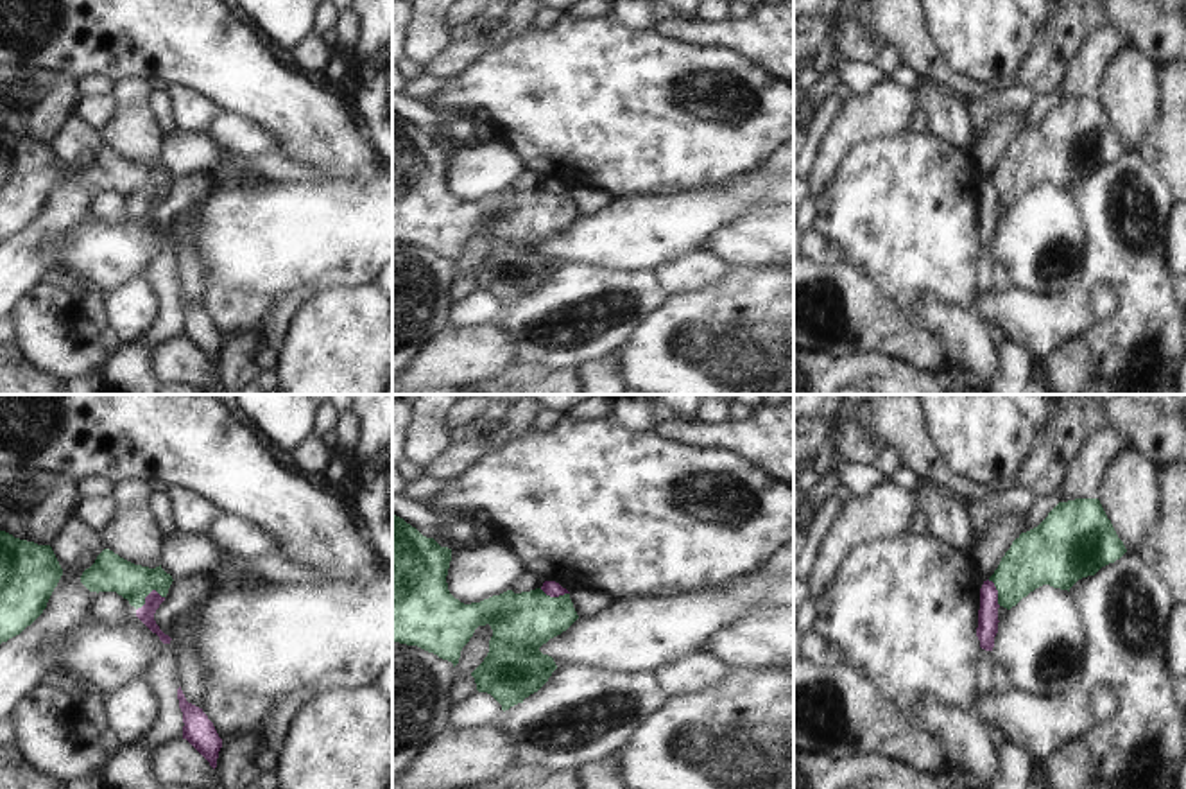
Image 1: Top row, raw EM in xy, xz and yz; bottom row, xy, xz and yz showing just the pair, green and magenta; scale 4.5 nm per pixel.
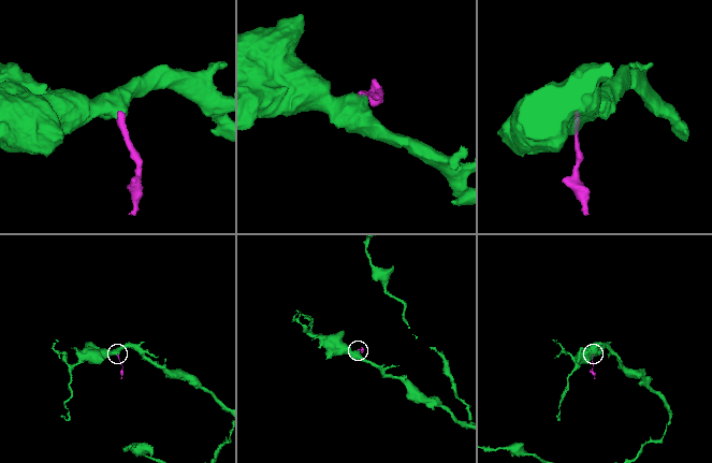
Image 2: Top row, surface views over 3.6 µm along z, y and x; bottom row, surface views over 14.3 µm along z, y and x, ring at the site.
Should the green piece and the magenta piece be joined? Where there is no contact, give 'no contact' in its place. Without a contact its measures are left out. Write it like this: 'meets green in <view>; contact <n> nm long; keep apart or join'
meets green in xy; contact 140 nm long; keep apart

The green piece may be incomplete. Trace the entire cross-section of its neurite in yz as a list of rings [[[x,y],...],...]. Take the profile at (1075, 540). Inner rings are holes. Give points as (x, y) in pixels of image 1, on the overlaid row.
[[[1098,499],[1059,502],[1034,529],[1021,533],[989,577],[998,590],[998,604],[1010,610],[1043,585],[1068,590],[1082,577],[1095,576],[1127,552]]]

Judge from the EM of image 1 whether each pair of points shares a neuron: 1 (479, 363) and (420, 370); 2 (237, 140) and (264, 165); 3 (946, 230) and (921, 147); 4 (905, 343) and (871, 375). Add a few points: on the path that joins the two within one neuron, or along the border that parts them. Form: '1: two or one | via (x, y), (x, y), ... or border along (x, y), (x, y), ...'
1: one | via (464, 363), (434, 364)
2: two | border along (278, 153), (232, 156)
3: one | via (927, 210), (921, 205), (921, 167)
4: two | border along (848, 354), (878, 352), (930, 368)

